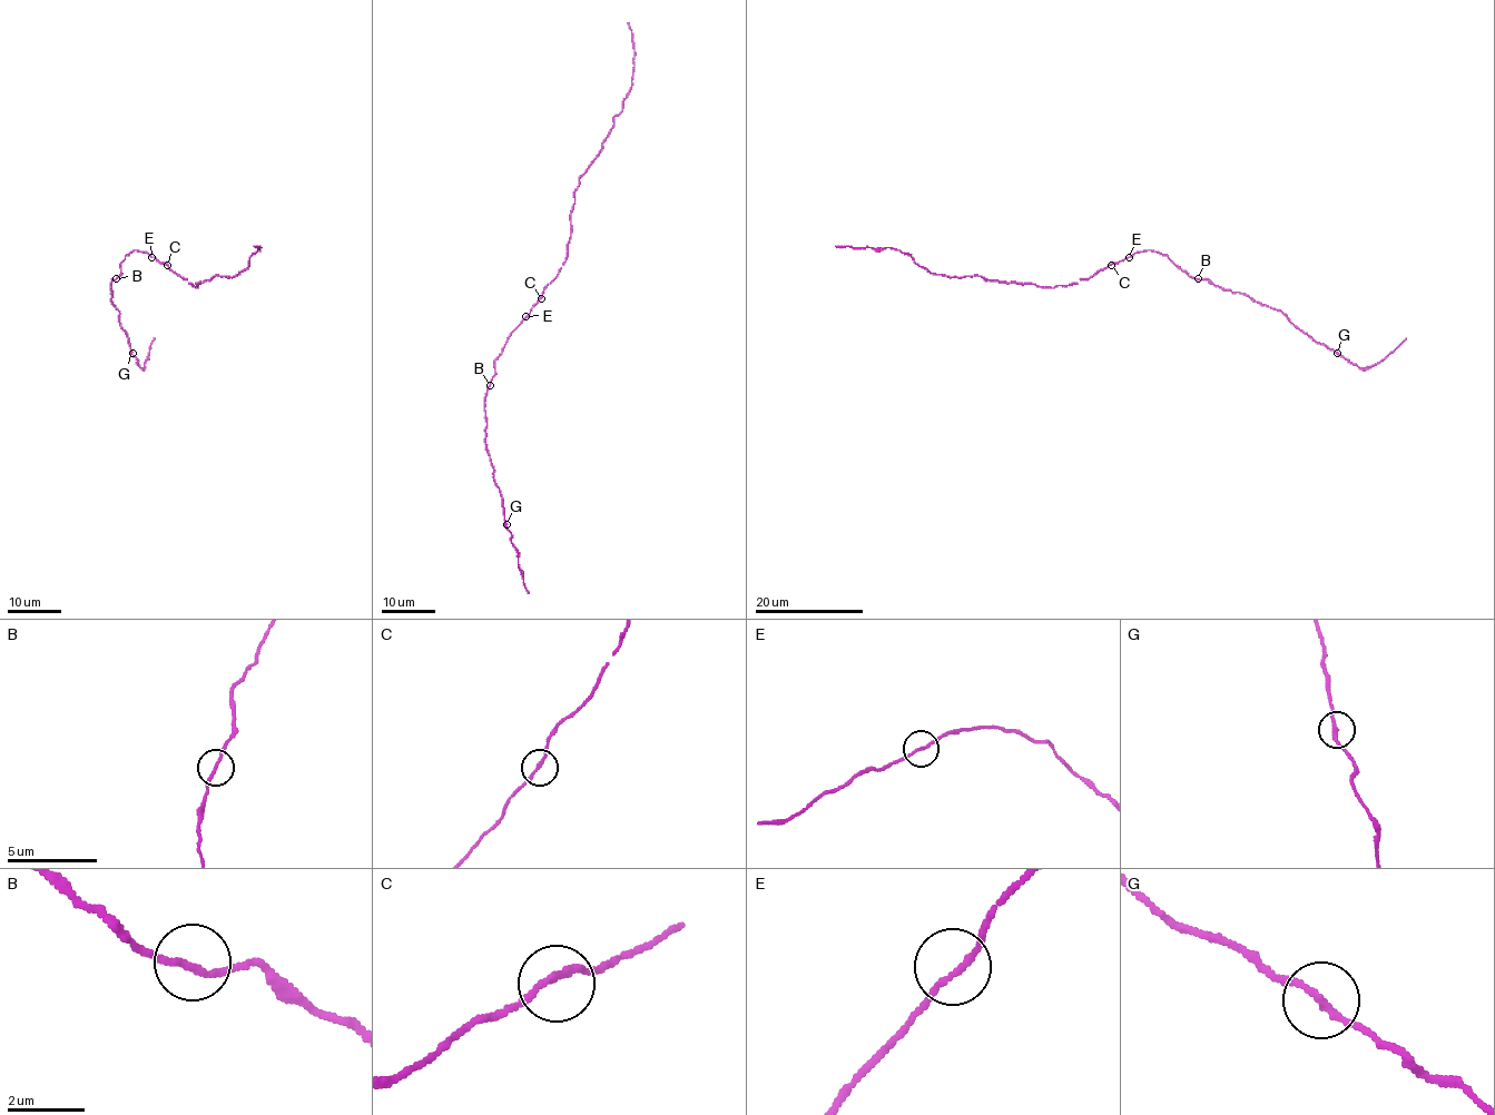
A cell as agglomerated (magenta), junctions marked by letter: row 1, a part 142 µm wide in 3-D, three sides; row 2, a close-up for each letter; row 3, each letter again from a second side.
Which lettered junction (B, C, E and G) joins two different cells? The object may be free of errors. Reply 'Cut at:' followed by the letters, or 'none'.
Cut at: none

